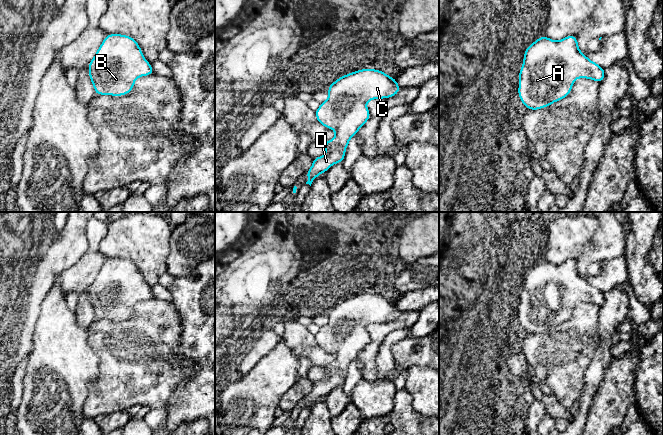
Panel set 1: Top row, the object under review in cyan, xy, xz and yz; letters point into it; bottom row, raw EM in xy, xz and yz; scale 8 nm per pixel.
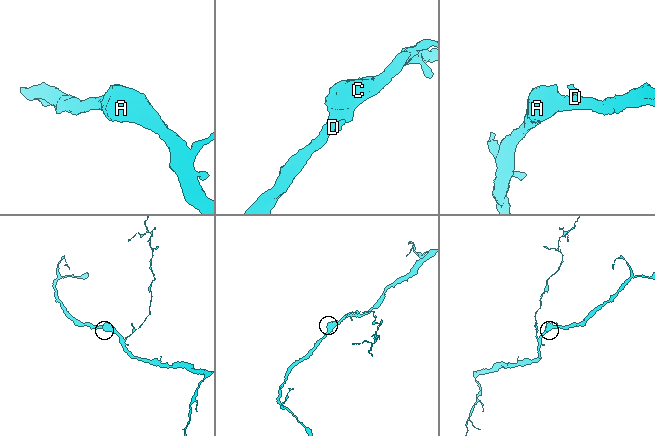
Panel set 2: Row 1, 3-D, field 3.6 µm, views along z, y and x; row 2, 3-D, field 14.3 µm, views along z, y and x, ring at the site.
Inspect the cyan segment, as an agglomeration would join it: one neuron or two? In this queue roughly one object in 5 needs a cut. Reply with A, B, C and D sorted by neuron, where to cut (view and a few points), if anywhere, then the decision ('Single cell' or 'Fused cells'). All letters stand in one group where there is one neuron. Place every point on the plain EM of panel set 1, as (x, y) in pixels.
Groups: A B C D. No split. Single cell

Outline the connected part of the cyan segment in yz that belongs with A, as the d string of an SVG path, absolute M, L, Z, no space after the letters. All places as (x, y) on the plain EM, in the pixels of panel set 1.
M542 260L524 276L518 319L528 334L539 334L564 323L577 302L601 307L605 295L578 272L577 261L554 265Z

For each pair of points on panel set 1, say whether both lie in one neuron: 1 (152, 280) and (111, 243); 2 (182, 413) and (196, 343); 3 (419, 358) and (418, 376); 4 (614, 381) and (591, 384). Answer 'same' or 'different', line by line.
1: same
2: same
3: different
4: different

